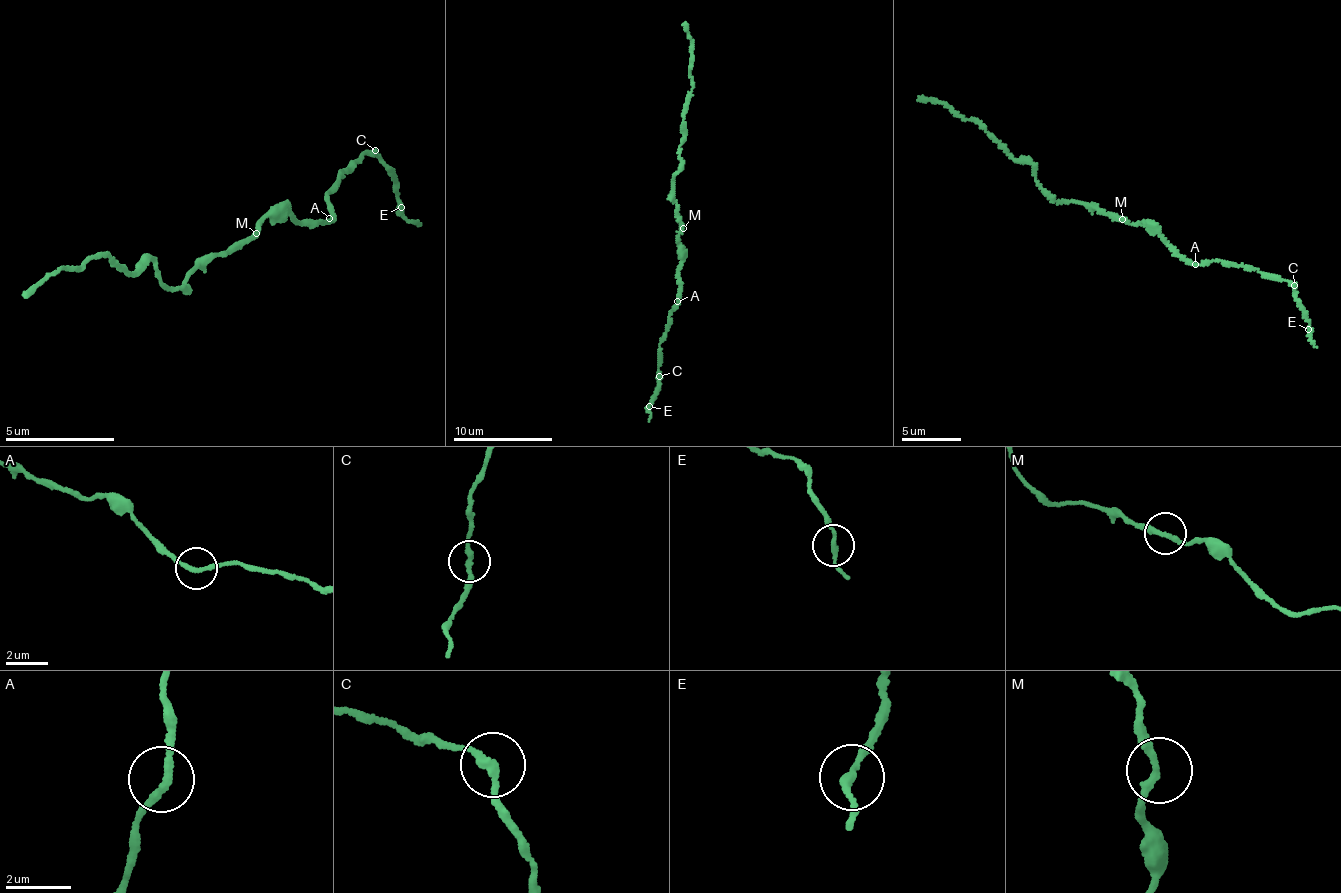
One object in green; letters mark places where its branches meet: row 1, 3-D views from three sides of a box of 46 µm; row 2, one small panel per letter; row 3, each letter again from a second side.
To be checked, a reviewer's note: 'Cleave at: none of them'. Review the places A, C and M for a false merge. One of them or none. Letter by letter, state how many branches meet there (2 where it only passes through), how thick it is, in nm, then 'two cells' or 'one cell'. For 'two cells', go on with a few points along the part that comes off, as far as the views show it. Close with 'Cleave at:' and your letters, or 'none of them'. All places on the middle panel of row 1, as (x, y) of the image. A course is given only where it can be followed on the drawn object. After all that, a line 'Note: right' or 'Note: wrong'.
A: 2 branches meet; 200 nm thick; one cell
C: 2 branches meet; 200 nm thick; two cells; foreign part runs (659, 377), (647, 406), (649, 422)
M: 2 branches meet; 220 nm thick; one cell
Cleave at: C
Note: wrong

